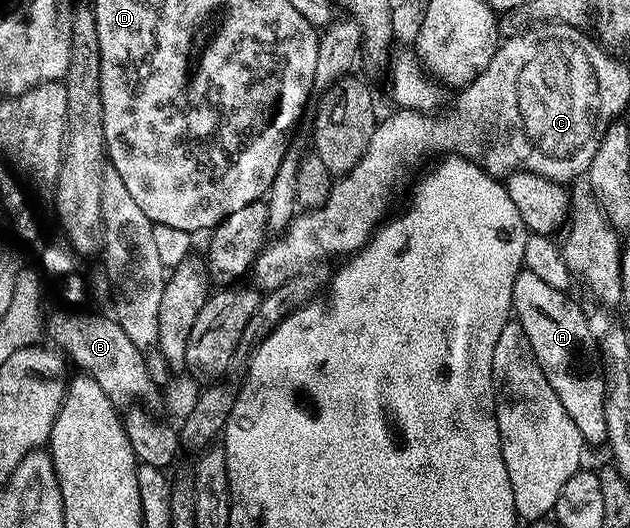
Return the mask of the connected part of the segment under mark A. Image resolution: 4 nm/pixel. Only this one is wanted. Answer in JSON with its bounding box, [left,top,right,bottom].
[512,272,607,447]

